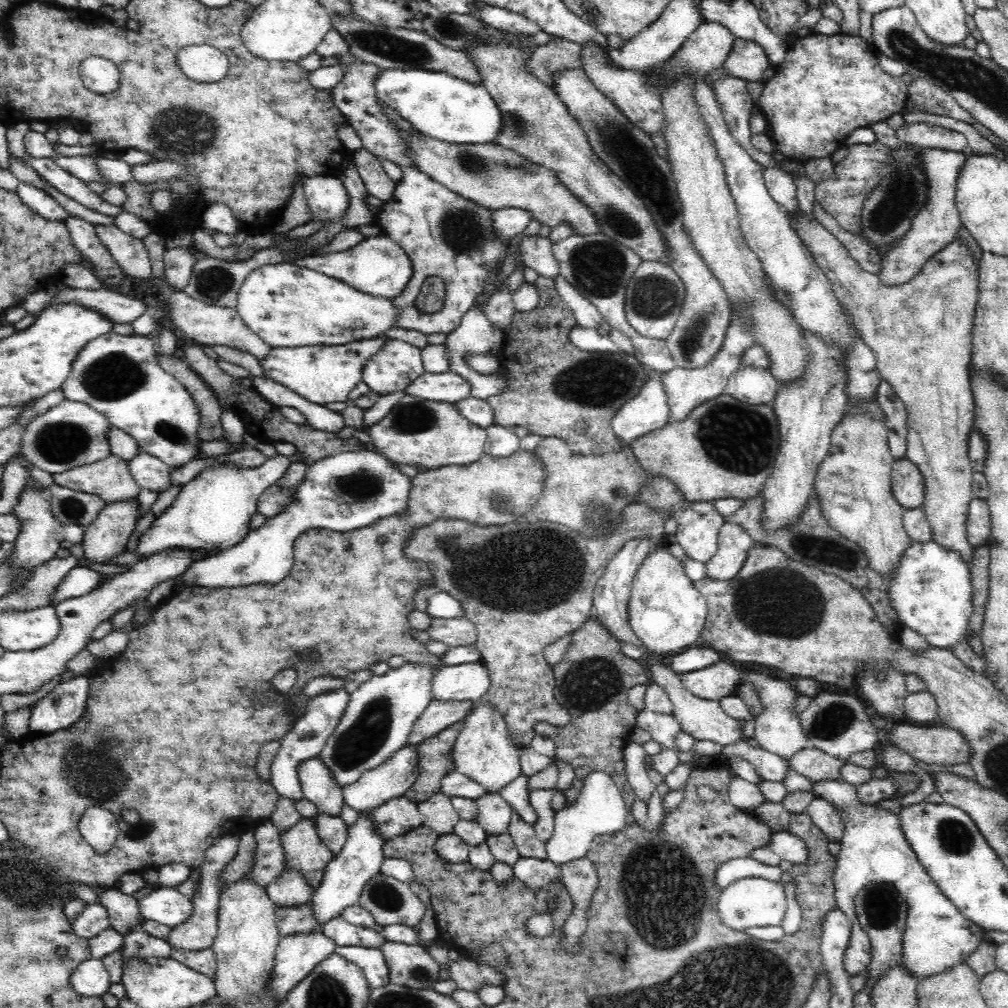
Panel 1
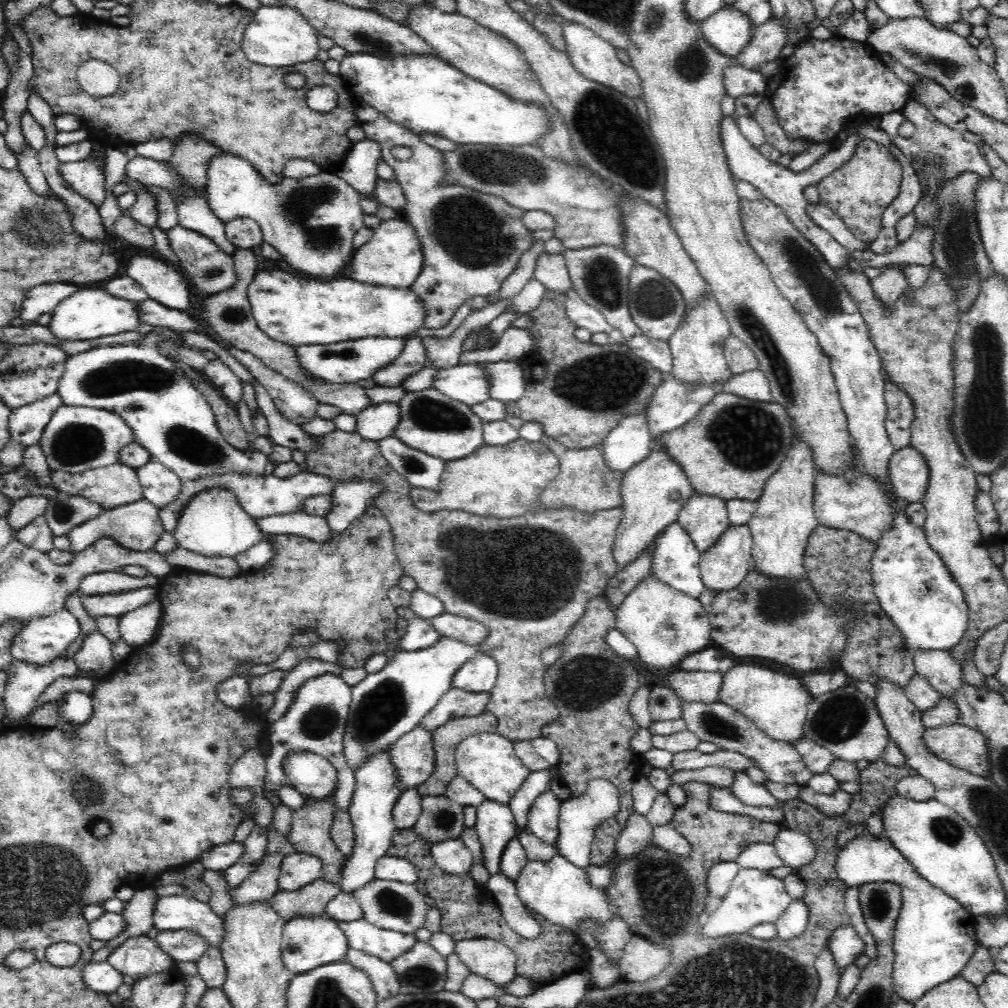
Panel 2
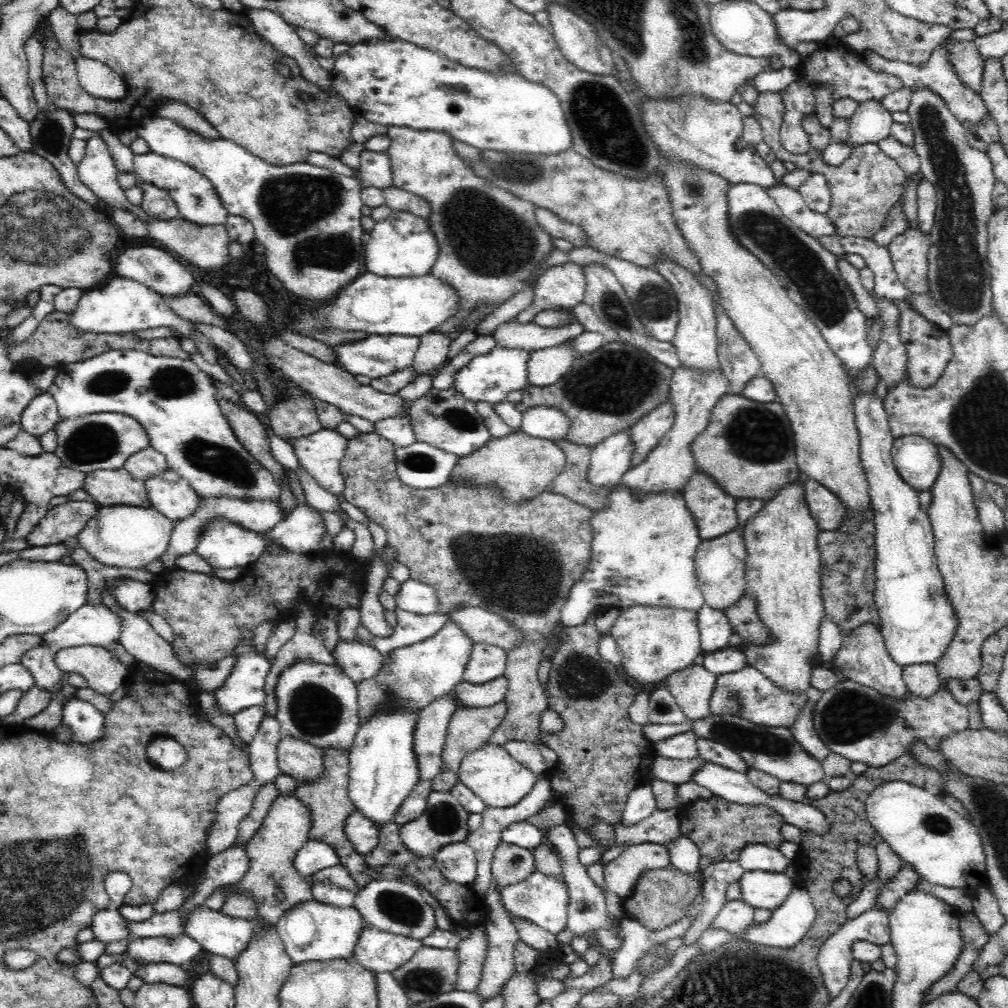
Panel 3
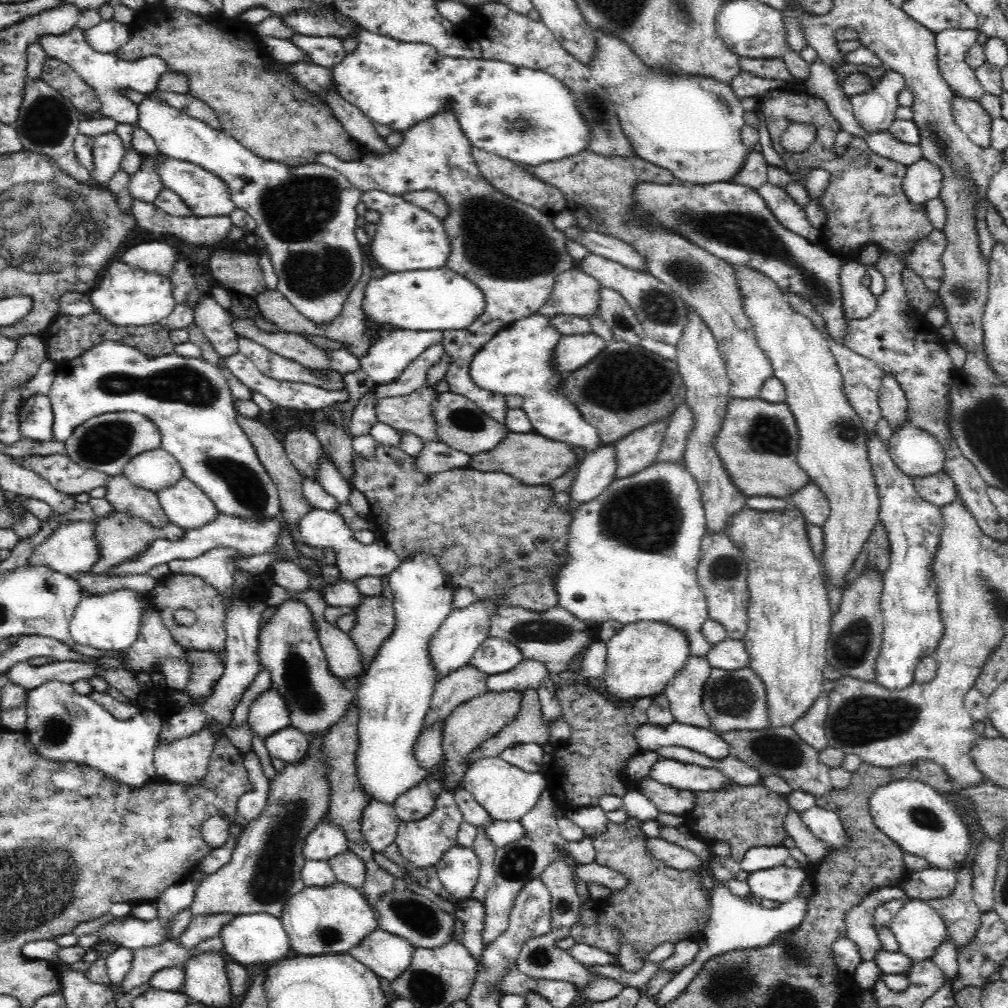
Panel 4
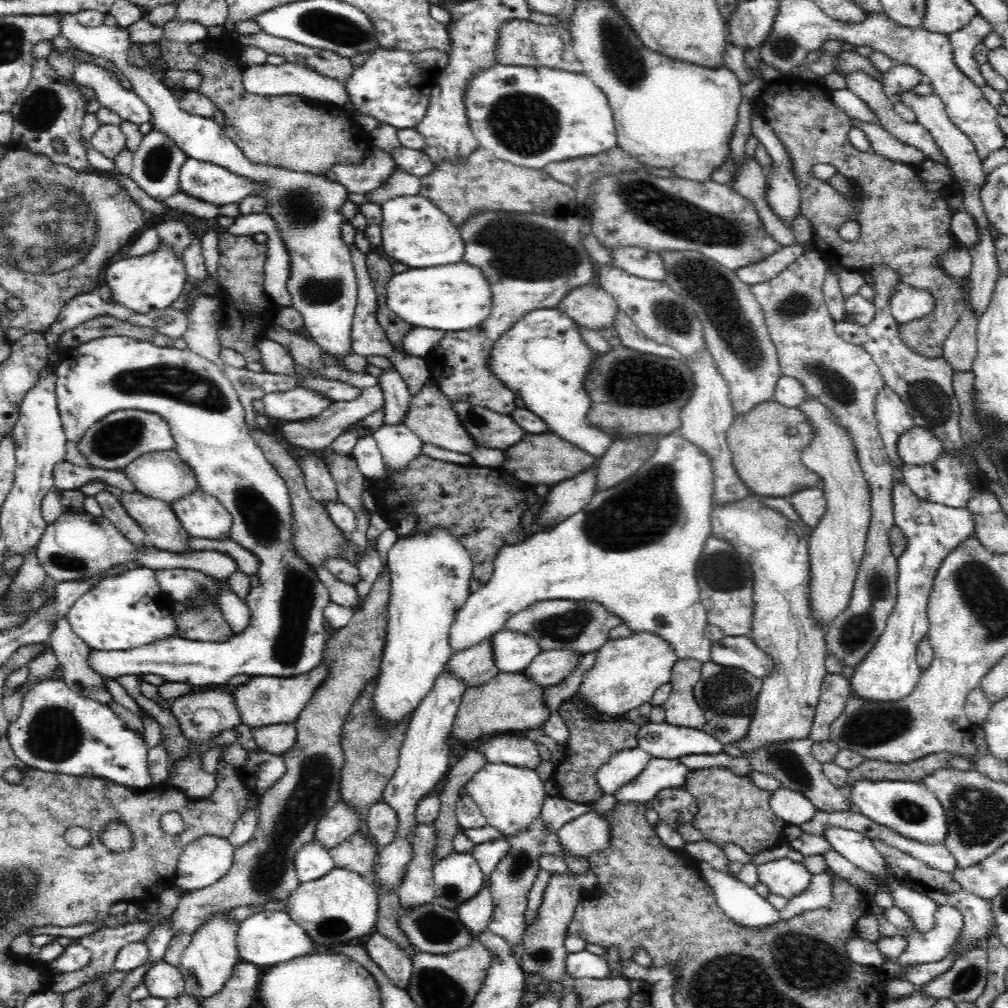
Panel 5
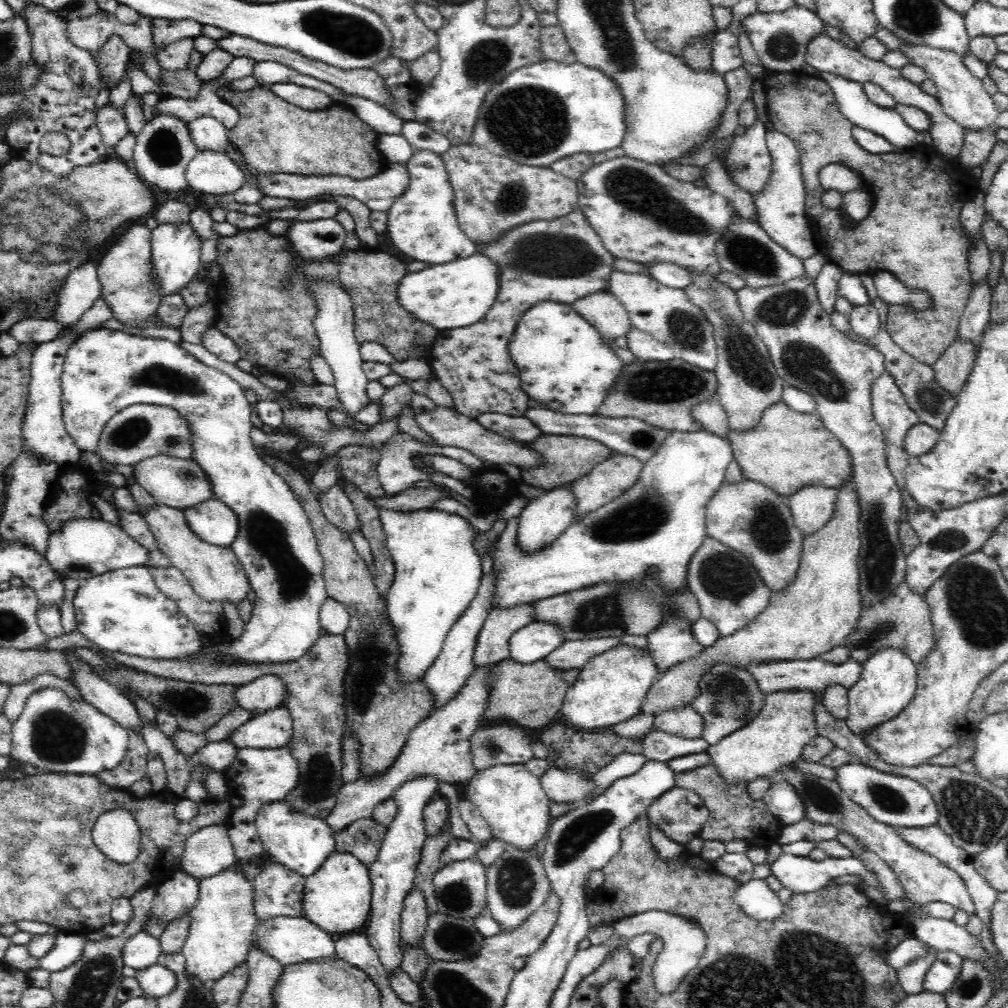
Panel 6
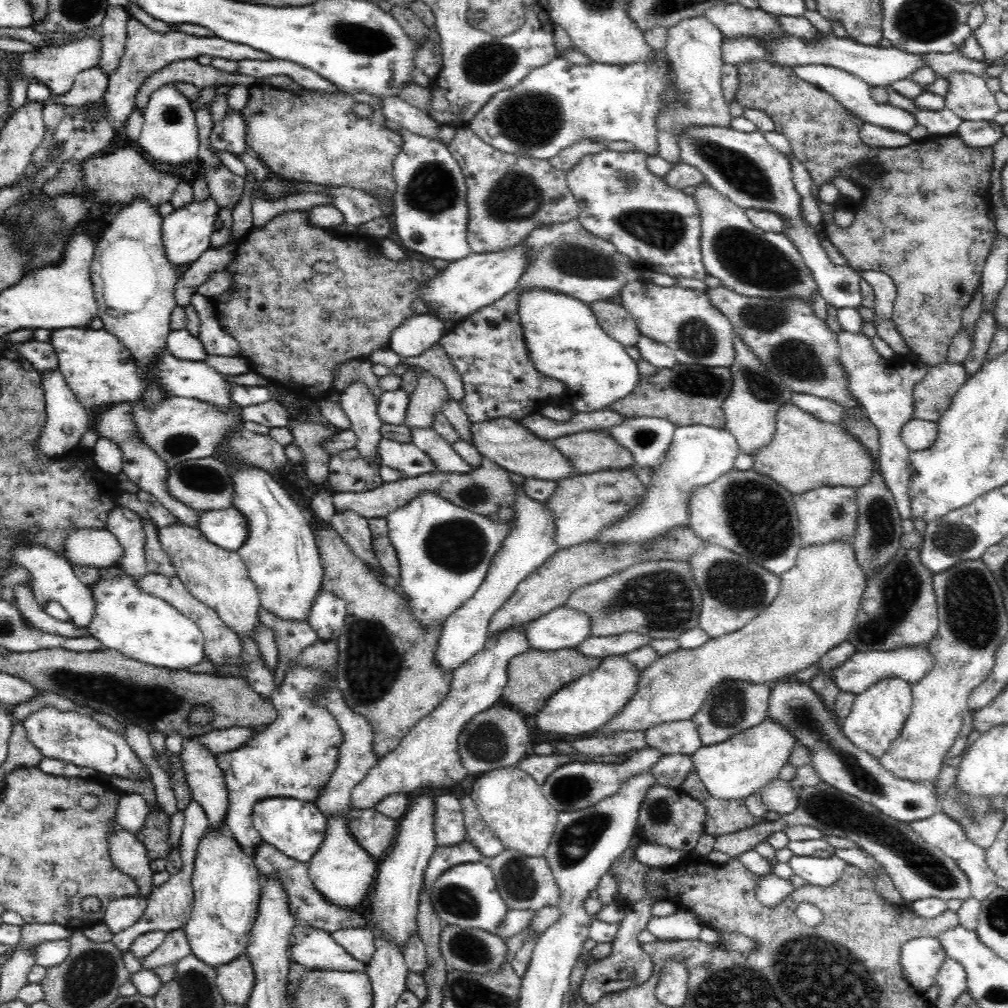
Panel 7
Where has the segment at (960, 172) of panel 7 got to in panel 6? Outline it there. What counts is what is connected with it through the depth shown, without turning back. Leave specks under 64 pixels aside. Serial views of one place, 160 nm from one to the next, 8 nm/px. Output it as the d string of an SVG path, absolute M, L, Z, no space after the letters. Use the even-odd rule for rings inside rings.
M765 66L762 67L764 67L762 76L753 78L753 80L760 80L763 88L765 89L766 120L771 120L774 128L778 132L789 136L797 146L801 158L801 177L804 182L803 186L805 189L806 215L810 221L810 224L812 224L812 228L816 233L819 244L828 244L825 251L826 254L828 253L827 258L831 262L834 262L836 265L842 267L846 272L856 275L871 275L877 271L884 270L894 275L896 279L900 281L900 284L904 285L904 287L908 287L908 289L926 291L926 293L930 295L930 299L932 299L932 307L929 307L924 311L914 311L914 309L908 309L908 307L904 307L901 304L890 304L889 316L887 317L887 331L891 334L894 342L898 344L902 350L905 350L908 354L910 354L910 356L913 356L916 360L918 360L918 362L921 362L924 365L932 366L942 356L942 353L950 346L950 344L954 342L959 321L964 314L964 310L966 310L966 304L968 304L967 300L969 299L973 287L973 280L971 279L971 272L969 269L969 259L970 254L972 254L972 250L974 250L974 246L976 246L976 239L972 239L970 232L967 232L967 230L962 227L960 214L962 214L964 206L966 206L968 202L974 200L976 194L979 192L977 185L978 178L972 177L968 170L962 169L962 167L956 163L957 158L944 158L933 145L922 145L917 143L911 149L906 148L905 150L892 151L882 154L870 154L870 152L864 150L856 142L852 132L853 124L852 122L849 122L849 120L839 111L832 89L830 89L826 82L818 78L818 76L810 76L808 74L804 74L802 71L778 72L775 69L770 70L769 68L765 68ZM829 164L846 165L848 168L856 170L860 176L864 176L864 180L866 180L866 182L870 182L869 194L872 195L872 198L874 198L874 204L872 204L872 210L870 210L869 216L866 216L864 220L858 222L855 228L845 230L844 226L842 226L842 218L840 218L840 216L836 216L836 210L824 210L824 208L822 208L820 198L822 198L822 194L824 194L825 189L821 186L819 174L820 170Z

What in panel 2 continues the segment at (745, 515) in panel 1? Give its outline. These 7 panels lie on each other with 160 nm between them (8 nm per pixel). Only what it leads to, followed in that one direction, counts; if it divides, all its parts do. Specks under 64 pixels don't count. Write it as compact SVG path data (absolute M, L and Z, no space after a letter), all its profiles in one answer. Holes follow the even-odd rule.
M818 524L807 540L803 564L818 599L832 609L836 616L845 620L846 643L840 658L842 671L849 681L853 683L856 680L864 680L876 685L880 680L888 678L904 690L917 674L914 656L902 645L900 629L882 611L874 594L871 576L874 550L874 542L861 538L854 532ZM850 611L852 614L849 614Z

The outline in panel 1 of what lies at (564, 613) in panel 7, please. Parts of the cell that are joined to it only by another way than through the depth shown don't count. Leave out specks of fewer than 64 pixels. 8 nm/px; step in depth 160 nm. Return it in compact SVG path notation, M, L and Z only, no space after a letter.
M481 661L446 666L432 680L434 700L480 702L490 690L490 673Z

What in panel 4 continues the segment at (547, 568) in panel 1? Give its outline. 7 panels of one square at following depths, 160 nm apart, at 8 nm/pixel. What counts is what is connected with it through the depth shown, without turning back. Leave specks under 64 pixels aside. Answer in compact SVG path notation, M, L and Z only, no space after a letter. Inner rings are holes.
M383 444L377 446L372 460L354 457L352 488L368 499L372 521L399 559L404 560L414 552L431 554L456 590L468 586L479 600L503 594L506 596L501 600L503 606L527 608L538 614L559 604L550 576L557 571L558 564L567 560L566 528L573 515L552 503L555 492L550 487L527 486L506 473L480 472L467 466L428 474L415 465L416 458ZM537 690L523 692L522 706L518 718L507 725L498 735L491 737L474 748L469 756L466 756L466 765L470 766L474 761L484 757L498 757L498 754L515 744L536 743L544 745L549 743L549 730L544 723L542 705Z

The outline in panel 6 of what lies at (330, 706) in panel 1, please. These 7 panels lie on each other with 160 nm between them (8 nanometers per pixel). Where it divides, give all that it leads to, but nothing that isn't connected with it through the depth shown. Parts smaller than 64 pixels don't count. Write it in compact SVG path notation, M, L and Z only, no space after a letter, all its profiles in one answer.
M101 327L78 334L78 336L70 342L70 346L68 346L68 350L66 350L64 356L61 374L61 407L63 412L63 424L65 425L66 432L75 440L79 449L84 453L96 453L101 432L106 424L108 424L108 421L123 408L134 404L158 404L161 406L168 406L173 408L173 410L177 410L182 416L185 416L185 420L187 420L187 424L189 424L191 442L193 442L194 454L192 454L192 457L194 457L194 463L201 466L207 478L209 478L214 498L227 504L237 514L239 520L238 534L235 536L234 542L230 547L238 557L238 560L243 564L243 569L249 578L251 589L254 590L254 594L256 594L256 600L253 603L250 622L245 624L242 634L238 638L226 643L227 649L224 658L228 658L228 661L232 661L232 663L267 664L276 662L292 663L293 661L298 661L298 658L302 657L304 652L306 652L322 634L319 610L320 606L322 606L324 601L329 597L325 585L325 576L323 575L325 564L323 564L323 558L319 552L315 534L309 523L309 519L306 518L305 510L300 508L299 500L294 496L294 493L290 490L286 481L282 479L277 472L274 472L274 469L270 467L270 465L260 459L260 456L256 453L256 447L254 447L253 440L250 439L250 430L252 430L253 427L251 423L253 411L252 404L244 397L244 389L229 374L217 368L212 368L210 365L202 364L202 361L199 361L196 357L190 356L190 353L186 353L178 343L174 343L167 339L143 337L142 335L135 335L118 330L107 330Z

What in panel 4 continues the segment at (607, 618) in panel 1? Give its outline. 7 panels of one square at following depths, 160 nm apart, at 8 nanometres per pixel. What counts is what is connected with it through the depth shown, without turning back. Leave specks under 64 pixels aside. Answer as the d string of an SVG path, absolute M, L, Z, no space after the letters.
M686 402L678 404L667 424L666 434L659 448L658 463L661 461L662 463L678 463L684 460L684 446L686 446L686 438L692 424L690 407L686 405Z

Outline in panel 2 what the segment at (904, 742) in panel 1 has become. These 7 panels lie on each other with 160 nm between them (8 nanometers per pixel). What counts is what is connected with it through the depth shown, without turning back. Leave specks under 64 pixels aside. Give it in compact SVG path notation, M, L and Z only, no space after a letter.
M962 724L926 729L923 744L938 758L972 774L989 778L989 748L982 733Z

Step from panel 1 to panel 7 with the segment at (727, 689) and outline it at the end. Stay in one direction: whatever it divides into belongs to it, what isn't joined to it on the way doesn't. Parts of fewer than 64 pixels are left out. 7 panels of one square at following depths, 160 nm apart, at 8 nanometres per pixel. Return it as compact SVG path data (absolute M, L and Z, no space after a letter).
M693 720L666 722L646 730L646 747L658 748L662 755L691 755L703 744Z

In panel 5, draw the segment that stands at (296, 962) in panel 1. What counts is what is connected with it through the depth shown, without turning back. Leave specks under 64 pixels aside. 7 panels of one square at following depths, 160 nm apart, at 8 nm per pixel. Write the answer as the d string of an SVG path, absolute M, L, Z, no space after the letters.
M330 868L318 880L300 883L287 898L287 914L306 930L306 935L323 952L334 947L361 941L376 931L378 895L372 881L357 872L345 868Z

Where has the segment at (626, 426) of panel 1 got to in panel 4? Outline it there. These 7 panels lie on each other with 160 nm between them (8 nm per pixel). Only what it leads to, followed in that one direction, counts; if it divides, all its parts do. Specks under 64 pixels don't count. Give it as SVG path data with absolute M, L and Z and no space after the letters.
M604 445L598 452L587 454L578 470L570 490L566 490L570 500L580 504L594 500L614 481L616 470L615 450L613 445Z

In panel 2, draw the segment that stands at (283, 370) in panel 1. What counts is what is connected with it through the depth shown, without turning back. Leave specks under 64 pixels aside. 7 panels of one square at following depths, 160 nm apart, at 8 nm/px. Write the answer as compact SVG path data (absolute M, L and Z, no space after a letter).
M366 337L332 344L302 345L297 347L299 365L313 378L328 382L359 382L372 379L378 369L395 361L402 352L407 339L404 337Z

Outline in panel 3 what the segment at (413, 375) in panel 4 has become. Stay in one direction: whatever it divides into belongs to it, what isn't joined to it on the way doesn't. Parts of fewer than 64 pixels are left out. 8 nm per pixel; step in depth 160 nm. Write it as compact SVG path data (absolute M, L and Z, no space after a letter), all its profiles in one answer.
M438 332L426 333L421 336L418 350L415 352L410 366L414 369L414 379L444 363L451 341L450 337Z

